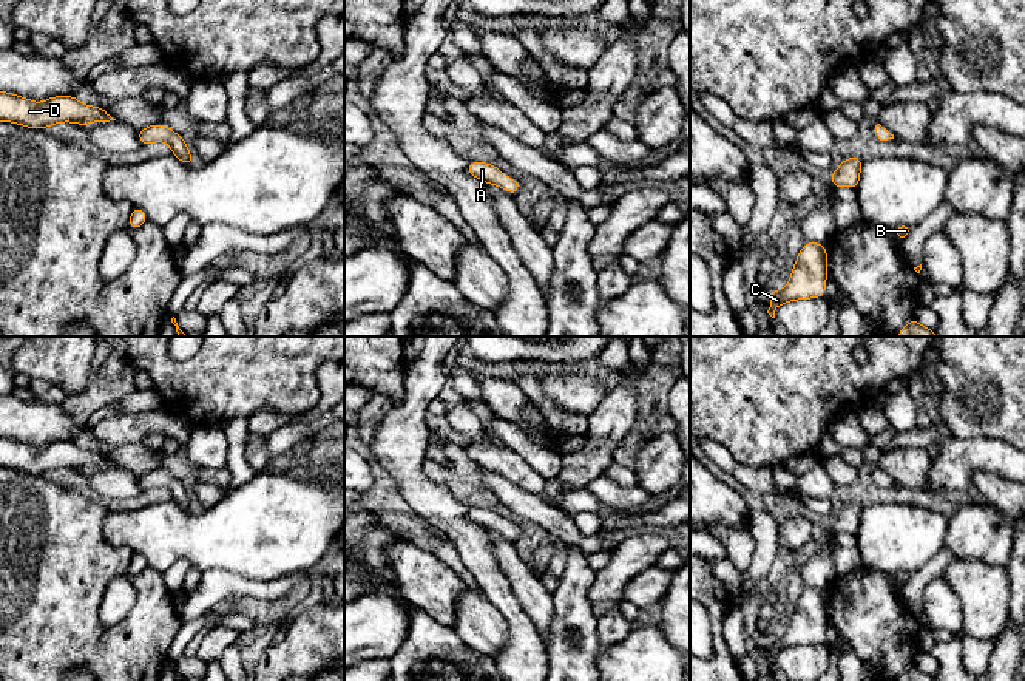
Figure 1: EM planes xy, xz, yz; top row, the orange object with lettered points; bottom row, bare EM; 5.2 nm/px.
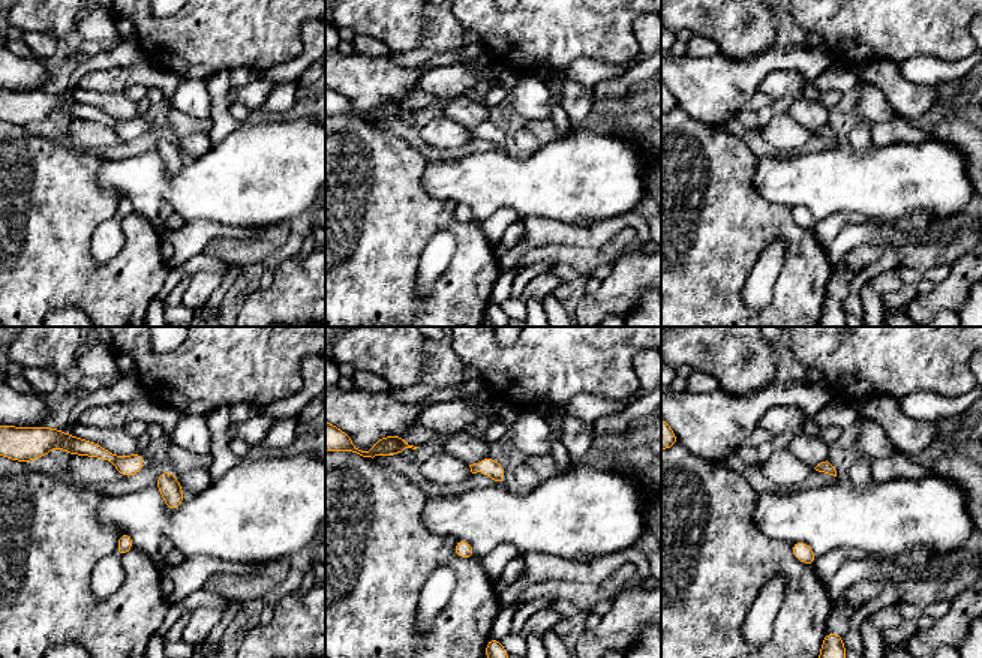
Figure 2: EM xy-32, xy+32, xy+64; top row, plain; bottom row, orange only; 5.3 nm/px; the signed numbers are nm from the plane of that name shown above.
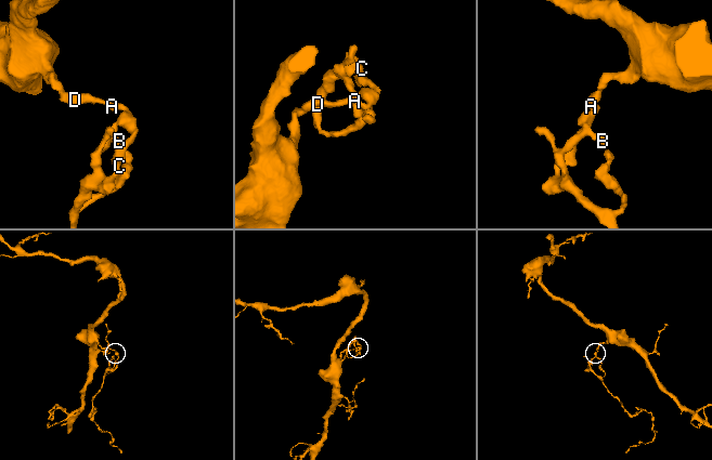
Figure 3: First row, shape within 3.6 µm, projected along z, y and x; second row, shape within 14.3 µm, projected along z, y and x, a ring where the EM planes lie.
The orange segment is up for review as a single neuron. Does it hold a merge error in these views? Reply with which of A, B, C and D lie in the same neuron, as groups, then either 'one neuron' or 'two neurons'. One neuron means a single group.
A B C D | one neuron

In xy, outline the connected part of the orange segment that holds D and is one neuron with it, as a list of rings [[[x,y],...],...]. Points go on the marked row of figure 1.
[[[0,91],[0,120],[42,130],[59,122],[77,122],[86,127],[91,122],[113,119],[105,108],[80,103],[74,96],[54,96],[42,103],[26,97]]]

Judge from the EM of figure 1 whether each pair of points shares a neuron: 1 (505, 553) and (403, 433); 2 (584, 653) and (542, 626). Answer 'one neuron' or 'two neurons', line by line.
1: two neurons
2: two neurons

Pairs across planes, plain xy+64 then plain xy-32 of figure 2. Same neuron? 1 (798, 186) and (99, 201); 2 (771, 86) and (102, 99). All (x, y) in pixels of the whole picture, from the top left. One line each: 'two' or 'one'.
1: two
2: two

